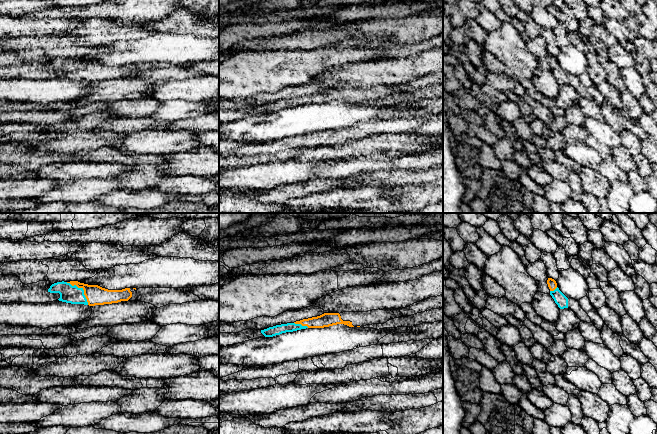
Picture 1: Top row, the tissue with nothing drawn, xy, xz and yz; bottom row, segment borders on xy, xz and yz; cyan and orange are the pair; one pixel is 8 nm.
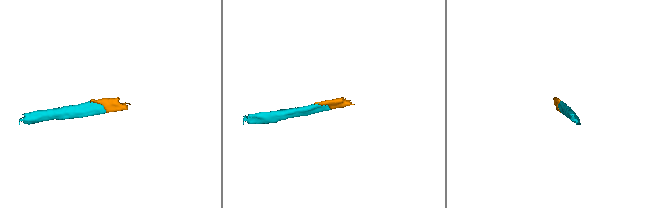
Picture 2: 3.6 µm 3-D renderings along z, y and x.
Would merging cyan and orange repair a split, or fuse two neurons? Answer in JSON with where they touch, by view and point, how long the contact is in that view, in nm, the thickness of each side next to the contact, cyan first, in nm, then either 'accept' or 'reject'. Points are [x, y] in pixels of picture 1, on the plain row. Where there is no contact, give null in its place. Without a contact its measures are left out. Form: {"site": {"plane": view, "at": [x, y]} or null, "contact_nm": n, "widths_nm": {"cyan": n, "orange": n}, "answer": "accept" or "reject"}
{"site": {"plane": "xy", "at": [82, 65]}, "contact_nm": 260, "widths_nm": {"cyan": 140, "orange": 160}, "answer": "accept"}

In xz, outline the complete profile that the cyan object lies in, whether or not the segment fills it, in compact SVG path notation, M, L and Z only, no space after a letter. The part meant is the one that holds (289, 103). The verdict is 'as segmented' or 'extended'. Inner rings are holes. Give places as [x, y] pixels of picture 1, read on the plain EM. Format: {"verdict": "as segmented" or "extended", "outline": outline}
{"verdict": "extended", "outline": "M400 85L372 86L368 88L343 88L324 89L317 93L303 95L294 99L287 99L269 103L261 106L265 113L273 113L286 108L293 108L306 104L324 104L337 100L344 100L349 103L361 103L372 100L384 100L387 97L402 93Z"}

